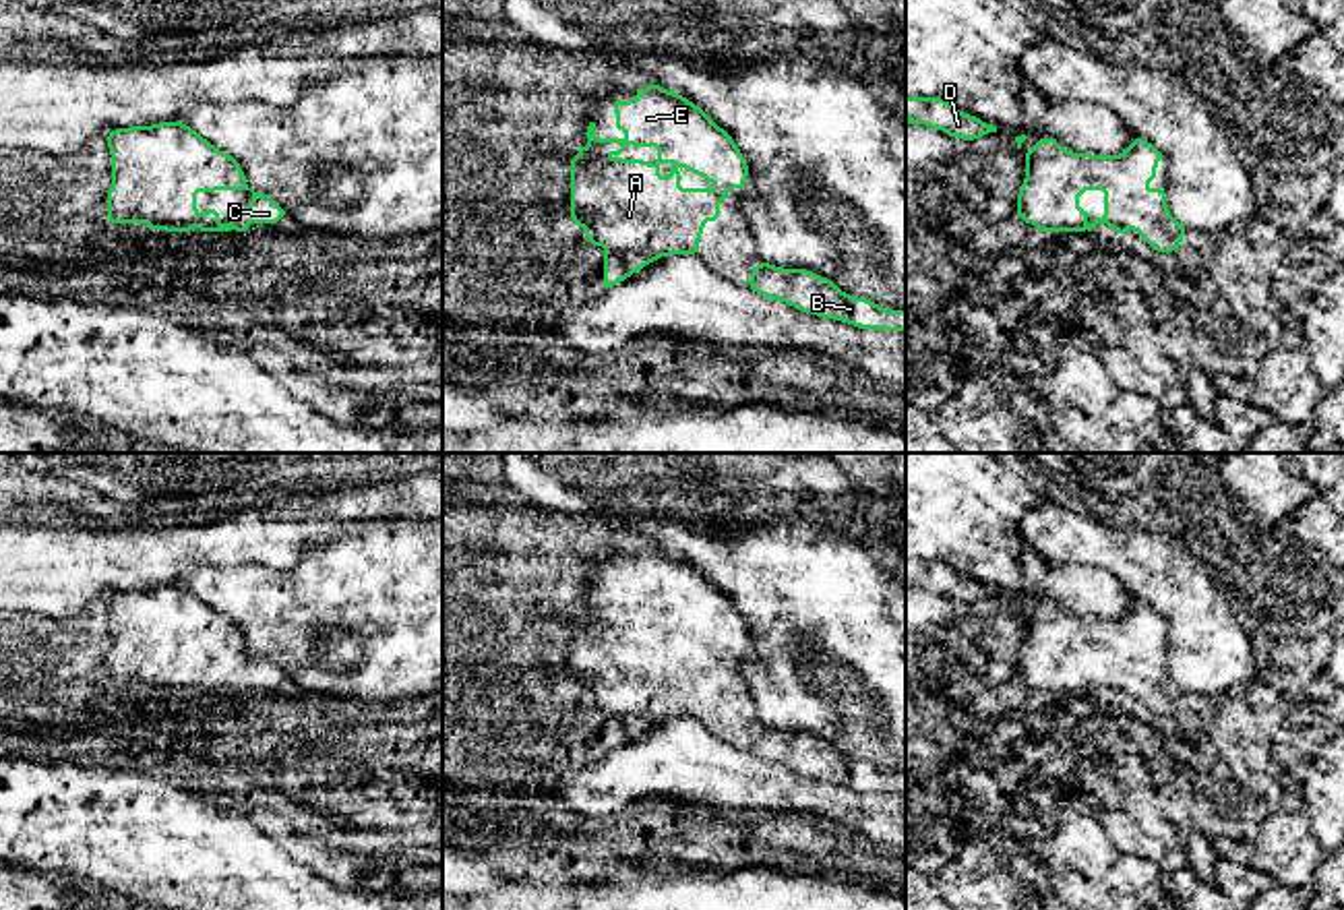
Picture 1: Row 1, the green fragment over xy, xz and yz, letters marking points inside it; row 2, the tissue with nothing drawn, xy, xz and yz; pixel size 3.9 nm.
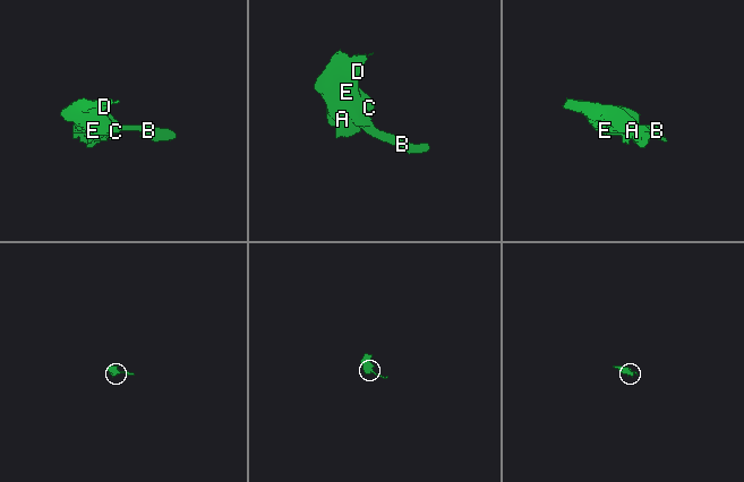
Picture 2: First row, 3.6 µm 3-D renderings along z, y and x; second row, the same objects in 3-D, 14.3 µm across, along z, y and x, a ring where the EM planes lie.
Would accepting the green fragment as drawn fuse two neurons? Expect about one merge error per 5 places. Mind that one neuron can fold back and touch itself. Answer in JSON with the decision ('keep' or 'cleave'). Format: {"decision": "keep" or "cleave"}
{"decision": "keep"}

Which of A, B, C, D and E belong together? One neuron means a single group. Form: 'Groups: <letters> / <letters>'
Groups: A B C D E

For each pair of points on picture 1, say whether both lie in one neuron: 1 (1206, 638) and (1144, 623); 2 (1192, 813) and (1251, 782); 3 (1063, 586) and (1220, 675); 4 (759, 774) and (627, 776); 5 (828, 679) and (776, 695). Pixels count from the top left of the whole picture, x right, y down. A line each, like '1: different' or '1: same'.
1: different
2: same
3: different
4: same
5: same

